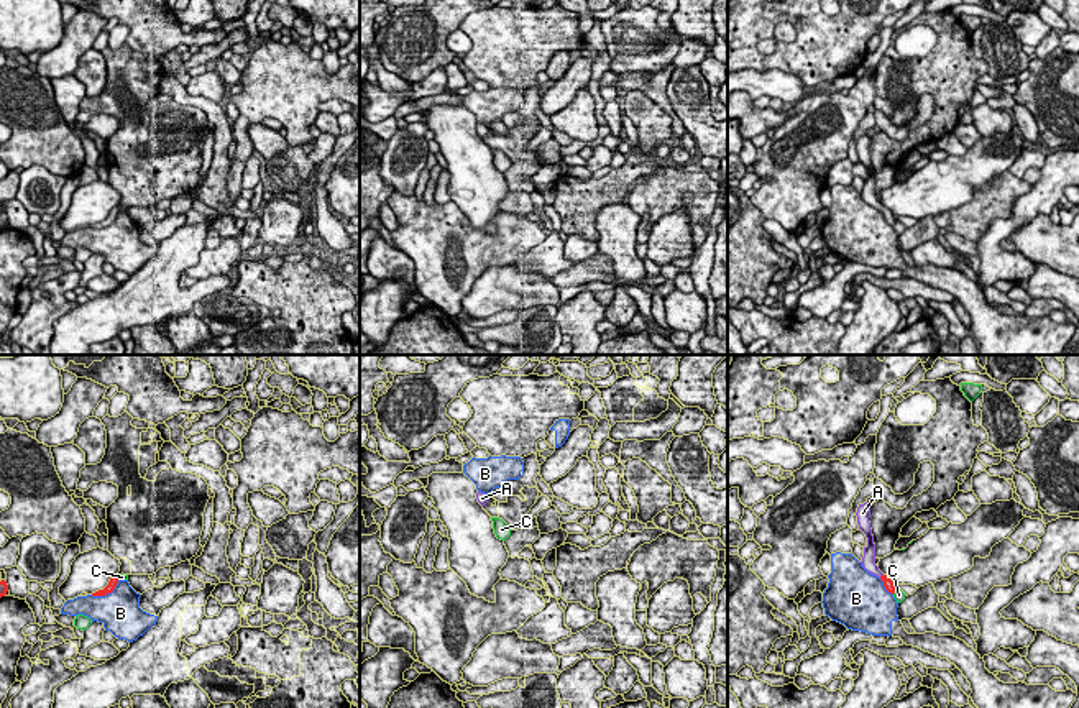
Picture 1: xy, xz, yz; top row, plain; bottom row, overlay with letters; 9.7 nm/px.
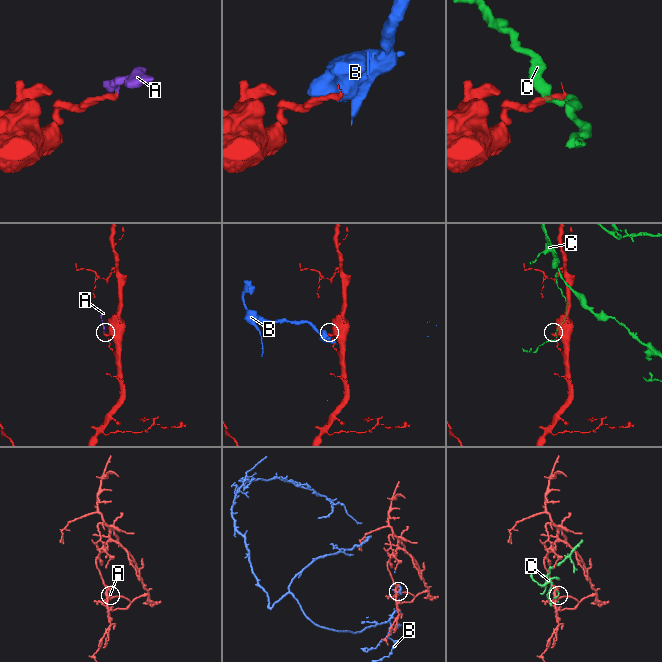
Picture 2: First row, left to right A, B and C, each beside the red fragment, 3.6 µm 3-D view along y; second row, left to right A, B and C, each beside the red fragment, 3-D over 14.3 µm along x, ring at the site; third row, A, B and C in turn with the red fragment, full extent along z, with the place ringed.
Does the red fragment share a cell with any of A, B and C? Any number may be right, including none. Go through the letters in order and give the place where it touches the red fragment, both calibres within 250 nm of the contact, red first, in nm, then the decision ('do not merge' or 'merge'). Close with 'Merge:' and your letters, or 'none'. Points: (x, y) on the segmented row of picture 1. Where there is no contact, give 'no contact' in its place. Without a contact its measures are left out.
A: no contact | merge
B: xy (107, 593) | 90/400 nm | do not merge
C: yz (894, 588) | 100/120 nm | do not merge
Merge: A

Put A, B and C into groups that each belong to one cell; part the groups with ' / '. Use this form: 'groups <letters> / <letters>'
groups A / B / C

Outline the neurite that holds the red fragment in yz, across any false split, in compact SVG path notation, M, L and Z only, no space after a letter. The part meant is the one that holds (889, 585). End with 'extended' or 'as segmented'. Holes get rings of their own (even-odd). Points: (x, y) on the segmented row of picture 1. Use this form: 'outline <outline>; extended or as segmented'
outline M864 503L864 504L859 504L857 508L857 524L859 524L859 529L865 534L867 537L867 545L864 547L864 557L862 557L862 567L879 577L882 582L884 582L884 586L888 593L895 593L895 586L893 586L893 582L884 575L879 567L875 565L875 544L874 544L874 536L872 536L872 529L870 529L870 522L869 522L869 517L870 517L870 504Z; extended

